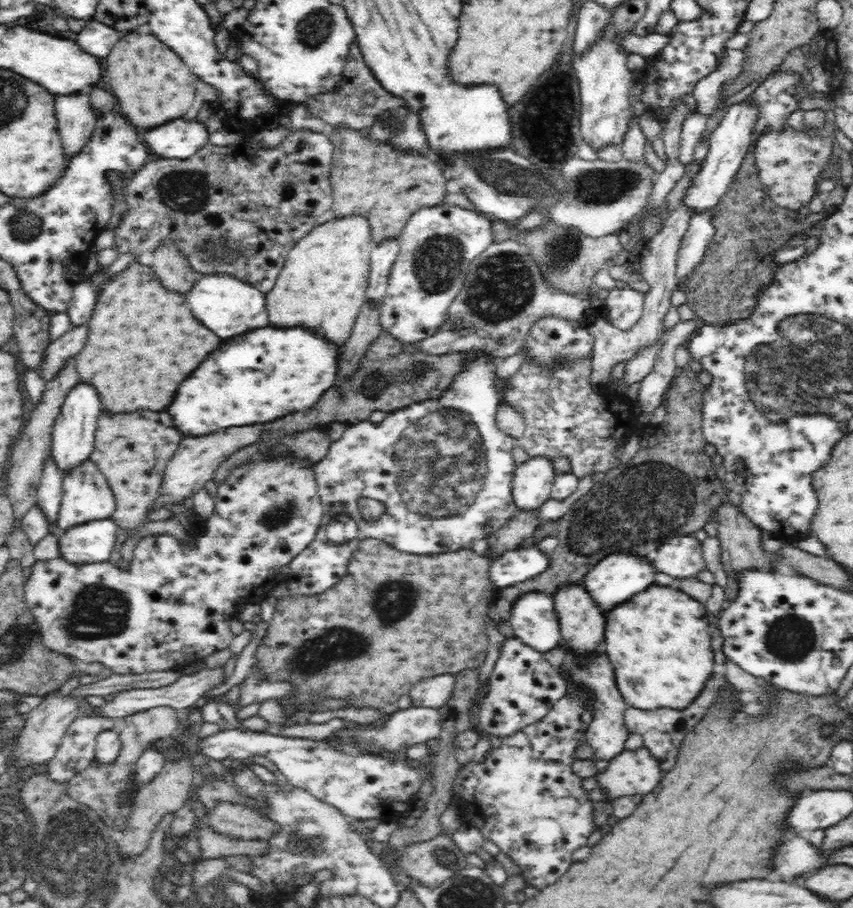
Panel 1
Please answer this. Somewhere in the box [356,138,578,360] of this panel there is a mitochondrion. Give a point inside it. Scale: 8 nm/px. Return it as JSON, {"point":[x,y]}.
{"point":[503,287]}

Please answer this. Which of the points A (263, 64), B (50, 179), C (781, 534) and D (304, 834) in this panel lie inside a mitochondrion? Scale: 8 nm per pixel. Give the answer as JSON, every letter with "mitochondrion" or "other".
{"A":"other","B":"other","C":"other","D":"mitochondrion"}

